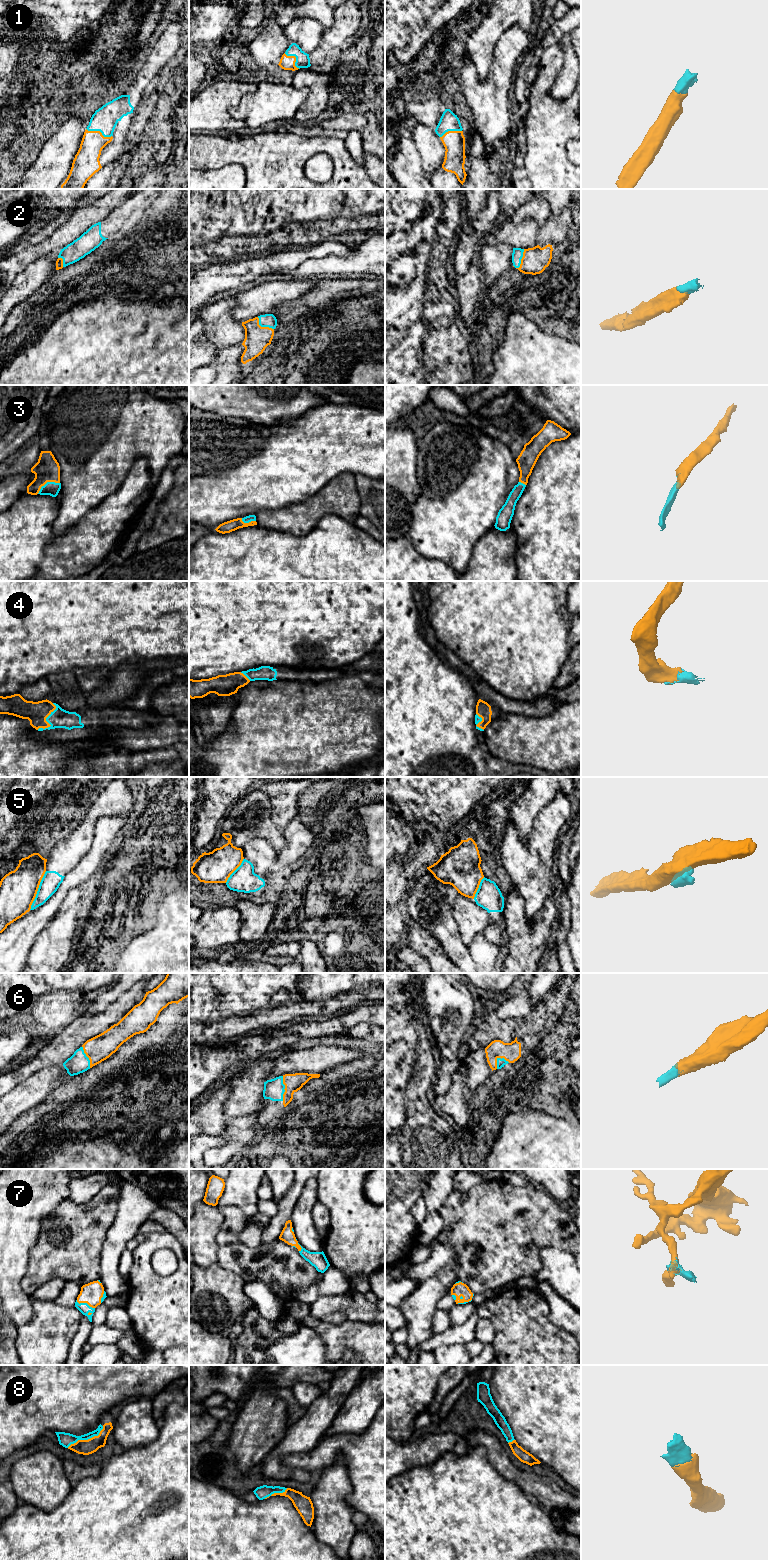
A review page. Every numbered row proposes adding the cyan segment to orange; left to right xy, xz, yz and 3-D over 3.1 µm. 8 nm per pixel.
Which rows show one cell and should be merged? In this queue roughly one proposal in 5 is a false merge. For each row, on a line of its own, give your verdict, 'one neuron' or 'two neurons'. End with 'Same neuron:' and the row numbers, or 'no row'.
1: one neuron
2: one neuron
3: one neuron
4: one neuron
5: two neurons
6: one neuron
7: one neuron
8: one neuron
Same neuron: 1, 2, 3, 4, 6, 7, 8

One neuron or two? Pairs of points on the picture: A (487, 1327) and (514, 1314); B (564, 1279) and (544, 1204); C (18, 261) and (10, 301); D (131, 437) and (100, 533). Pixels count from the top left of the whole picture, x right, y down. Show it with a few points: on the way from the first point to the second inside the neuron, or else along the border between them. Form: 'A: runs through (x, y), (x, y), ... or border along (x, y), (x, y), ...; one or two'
A: border along (479, 1317), (491, 1322), (492, 1343); two
B: border along (570, 1254), (559, 1248), (543, 1247), (541, 1266); two
C: border along (31, 263), (16, 276), (10, 286); two
D: border along (127, 474), (124, 482), (95, 508); two

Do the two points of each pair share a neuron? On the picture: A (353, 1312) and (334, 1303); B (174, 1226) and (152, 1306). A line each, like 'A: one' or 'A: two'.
A: one
B: two

